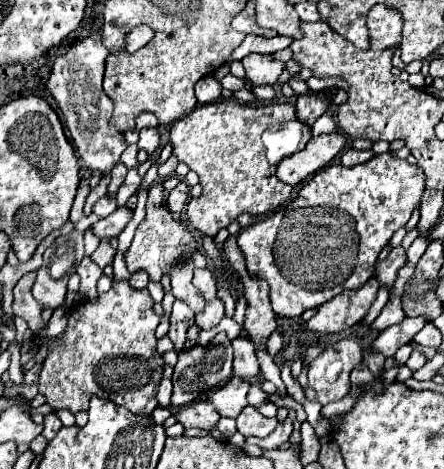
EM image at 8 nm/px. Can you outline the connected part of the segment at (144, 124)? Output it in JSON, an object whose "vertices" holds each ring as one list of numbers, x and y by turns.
{"vertices":[[143,112,136,119,136,130,143,128,156,128,159,126,157,118,150,112]]}

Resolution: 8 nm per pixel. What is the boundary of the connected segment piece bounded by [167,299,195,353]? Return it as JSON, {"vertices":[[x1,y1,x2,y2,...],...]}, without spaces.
{"vertices":[[175,299,175,303,173,303,173,313,171,313,171,329,169,329,169,339,173,341,173,345,175,345,175,351,179,353,179,351,183,351,183,345,185,345,185,333,187,333,187,329,195,323,193,321,193,311,183,303,183,301,179,301,179,299]]}

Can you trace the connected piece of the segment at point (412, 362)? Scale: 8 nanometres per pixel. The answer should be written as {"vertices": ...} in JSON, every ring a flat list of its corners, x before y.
{"vertices":[[415,349,415,351,411,353,411,357,407,359,405,365,407,365,411,371,417,371,417,369,421,369,425,363,427,363,427,357,421,353,421,349]]}

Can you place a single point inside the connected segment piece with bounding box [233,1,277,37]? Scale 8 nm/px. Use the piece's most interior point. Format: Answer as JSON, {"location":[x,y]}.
{"location":[245,22]}

